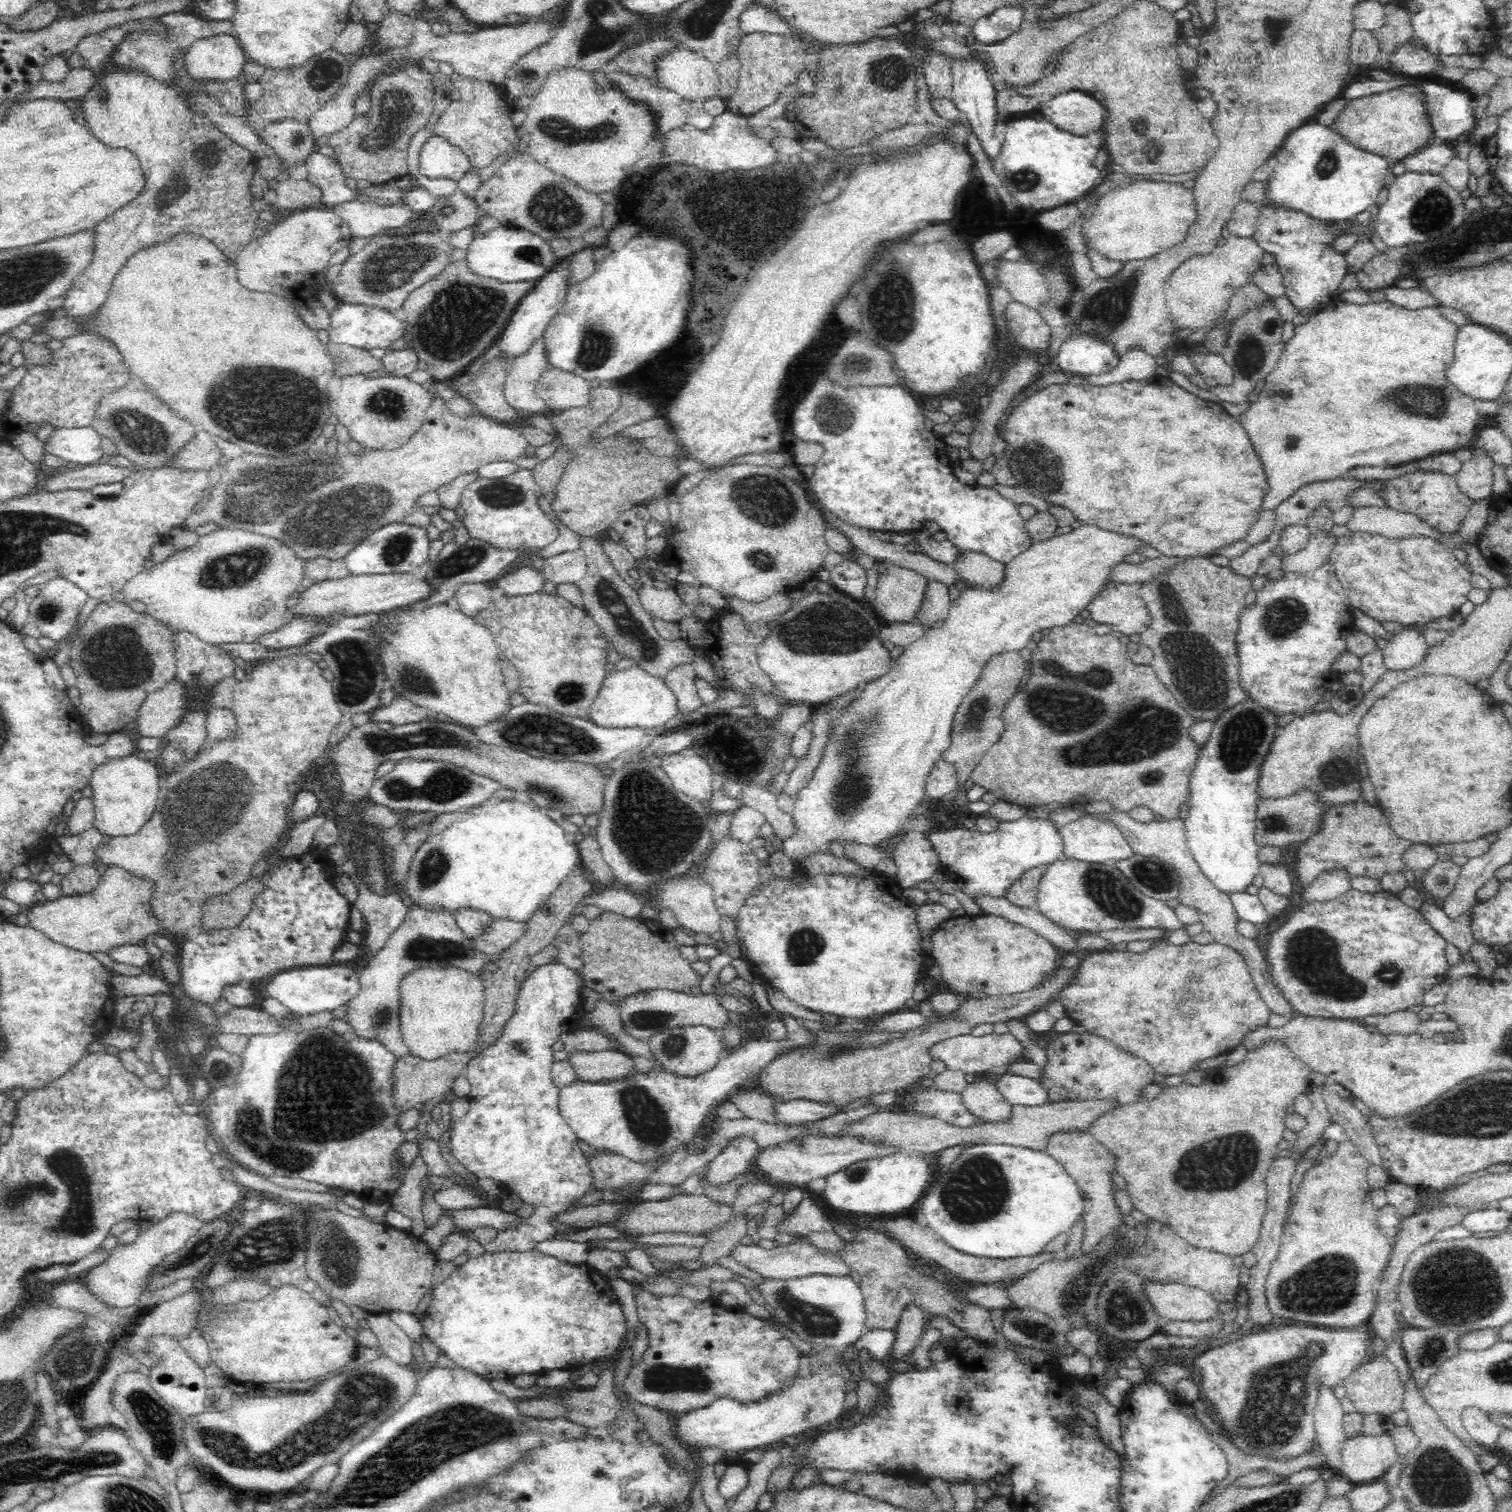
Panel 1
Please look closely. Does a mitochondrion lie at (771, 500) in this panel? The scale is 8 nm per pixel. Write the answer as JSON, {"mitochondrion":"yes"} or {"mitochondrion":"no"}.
{"mitochondrion":"yes"}

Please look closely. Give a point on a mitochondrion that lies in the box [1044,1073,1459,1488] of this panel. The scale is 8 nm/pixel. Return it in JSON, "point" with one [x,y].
{"point":[1276,1403]}

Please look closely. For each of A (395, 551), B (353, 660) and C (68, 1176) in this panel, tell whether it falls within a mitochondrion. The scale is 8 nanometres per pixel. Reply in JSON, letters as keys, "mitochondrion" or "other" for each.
{"A":"mitochondrion","B":"mitochondrion","C":"mitochondrion"}

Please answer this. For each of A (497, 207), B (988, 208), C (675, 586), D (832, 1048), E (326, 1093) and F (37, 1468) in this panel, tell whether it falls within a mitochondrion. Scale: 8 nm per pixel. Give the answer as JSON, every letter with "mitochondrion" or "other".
{"A":"other","B":"other","C":"other","D":"mitochondrion","E":"mitochondrion","F":"mitochondrion"}

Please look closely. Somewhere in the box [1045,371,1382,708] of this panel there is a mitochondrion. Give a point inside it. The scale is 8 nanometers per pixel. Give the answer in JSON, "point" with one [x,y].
{"point":[1285,616]}

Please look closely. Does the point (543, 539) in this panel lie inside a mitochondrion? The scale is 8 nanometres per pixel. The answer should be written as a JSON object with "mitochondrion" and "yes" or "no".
{"mitochondrion":"no"}

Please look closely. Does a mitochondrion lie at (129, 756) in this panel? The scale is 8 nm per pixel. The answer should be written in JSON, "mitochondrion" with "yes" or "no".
{"mitochondrion":"no"}

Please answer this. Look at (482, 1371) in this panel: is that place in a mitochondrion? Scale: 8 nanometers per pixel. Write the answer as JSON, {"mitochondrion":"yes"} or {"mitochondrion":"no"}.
{"mitochondrion":"no"}

